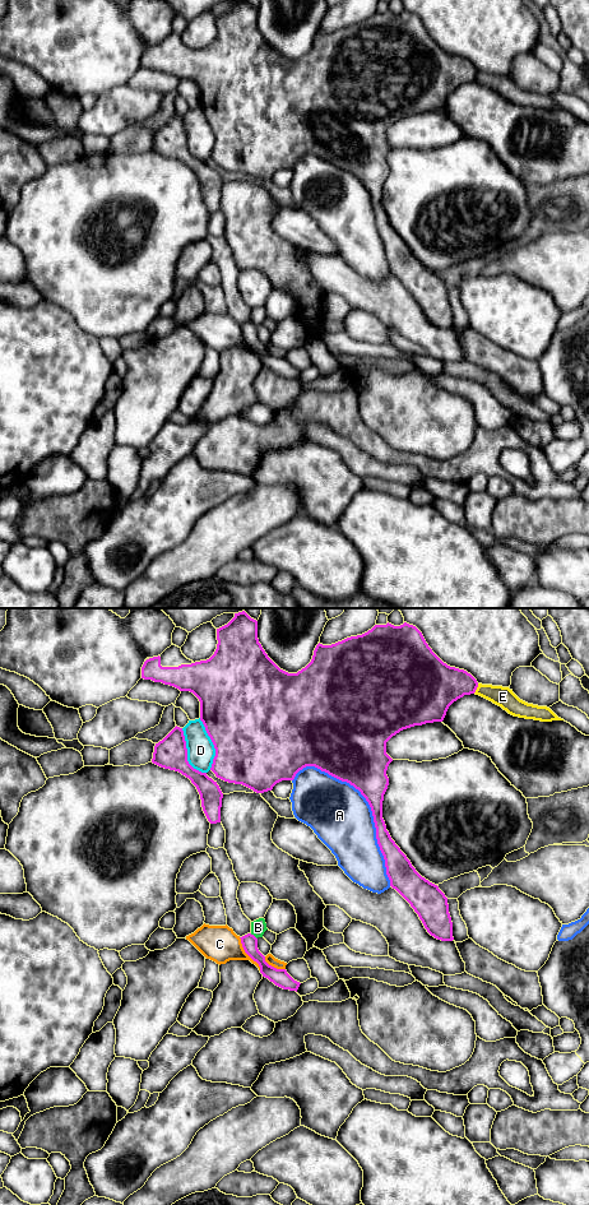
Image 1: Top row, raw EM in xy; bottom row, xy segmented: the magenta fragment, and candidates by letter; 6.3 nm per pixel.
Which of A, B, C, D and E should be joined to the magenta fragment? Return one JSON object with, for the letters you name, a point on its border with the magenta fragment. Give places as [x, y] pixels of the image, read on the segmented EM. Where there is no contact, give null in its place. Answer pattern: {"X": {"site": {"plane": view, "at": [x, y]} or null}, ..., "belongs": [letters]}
{"belongs": []}

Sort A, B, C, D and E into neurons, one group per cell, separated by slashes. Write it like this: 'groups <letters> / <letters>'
groups A / B / C / D / E

